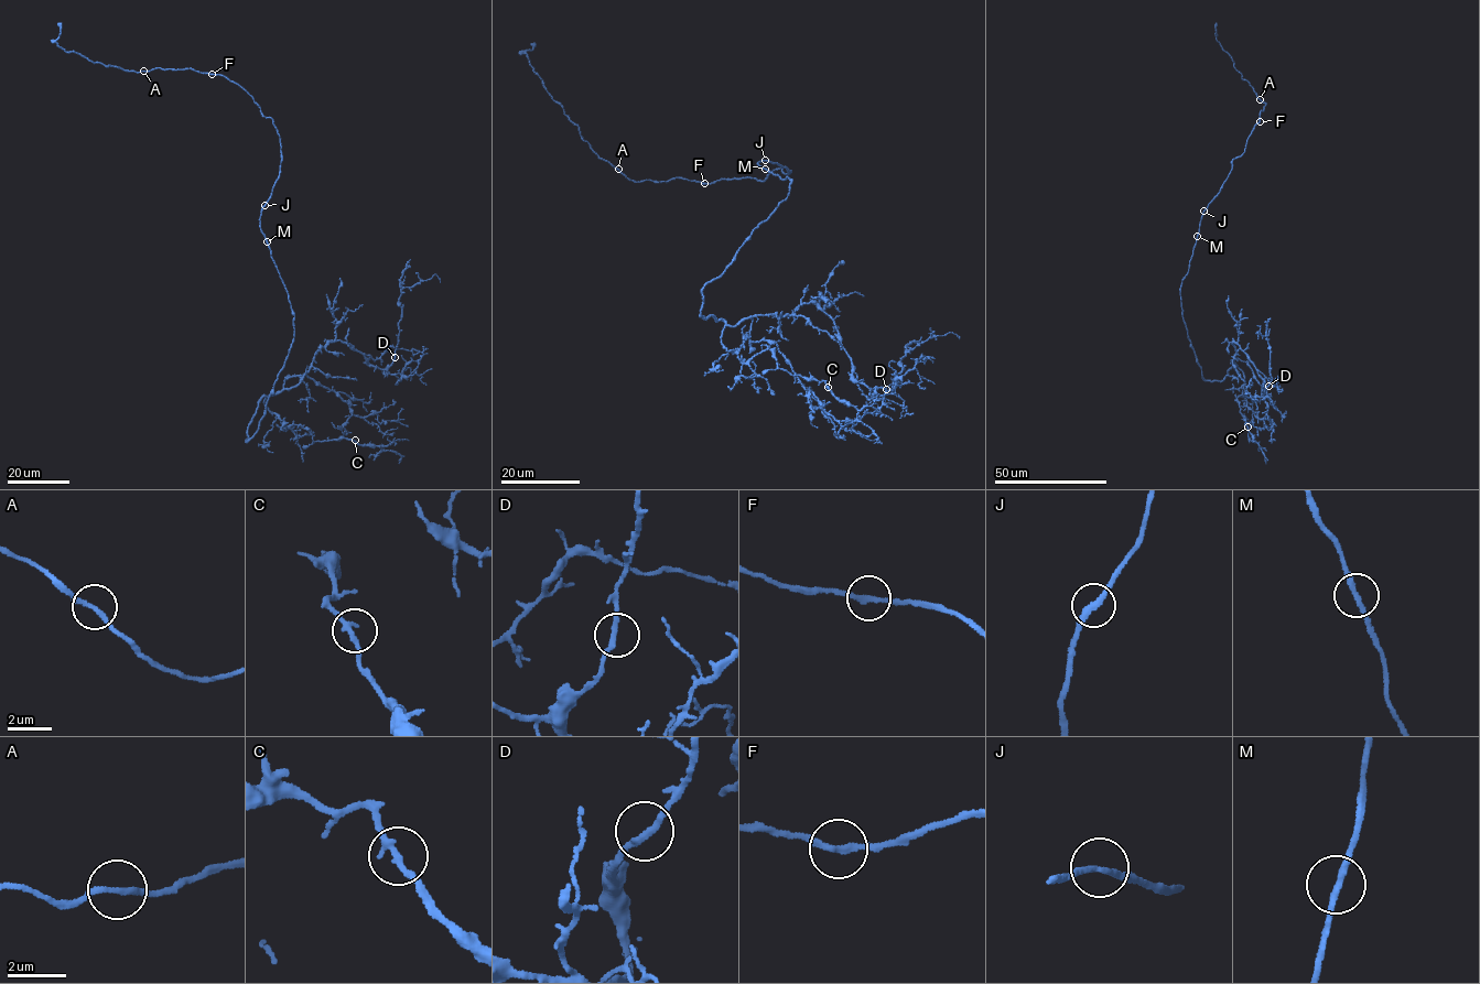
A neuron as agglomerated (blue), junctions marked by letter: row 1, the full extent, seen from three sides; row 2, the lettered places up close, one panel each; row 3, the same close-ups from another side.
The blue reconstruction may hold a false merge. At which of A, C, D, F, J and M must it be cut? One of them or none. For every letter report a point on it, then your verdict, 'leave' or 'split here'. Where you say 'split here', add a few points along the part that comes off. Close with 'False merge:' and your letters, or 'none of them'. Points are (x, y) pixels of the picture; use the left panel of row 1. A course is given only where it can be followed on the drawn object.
A: at (143, 71); leave
C: at (355, 440); leave
D: at (395, 357); leave
F: at (212, 74); leave
J: at (265, 205); leave
M: at (267, 241); leave
False merge: none of them

